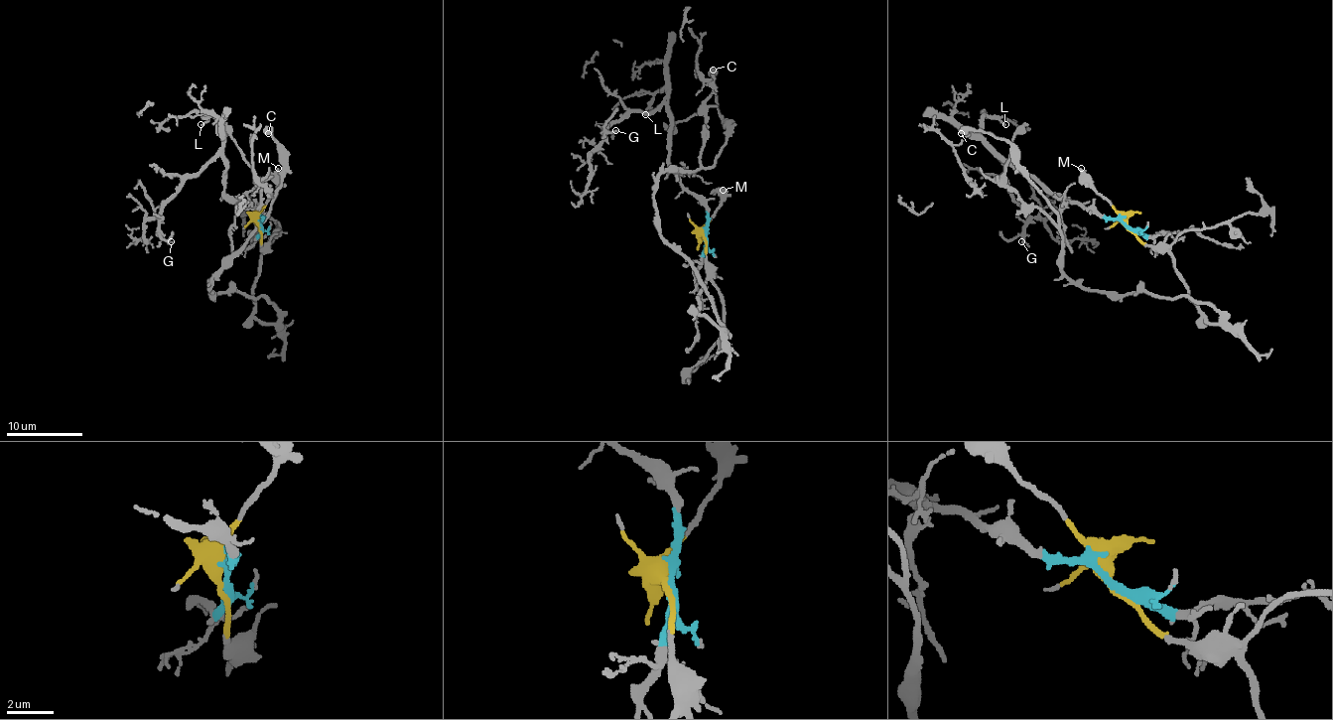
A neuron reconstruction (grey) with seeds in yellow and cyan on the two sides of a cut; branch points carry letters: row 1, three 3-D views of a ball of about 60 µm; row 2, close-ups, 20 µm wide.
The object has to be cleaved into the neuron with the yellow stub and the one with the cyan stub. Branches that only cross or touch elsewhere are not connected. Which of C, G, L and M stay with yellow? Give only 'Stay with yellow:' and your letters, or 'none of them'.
Stay with yellow: C, M

